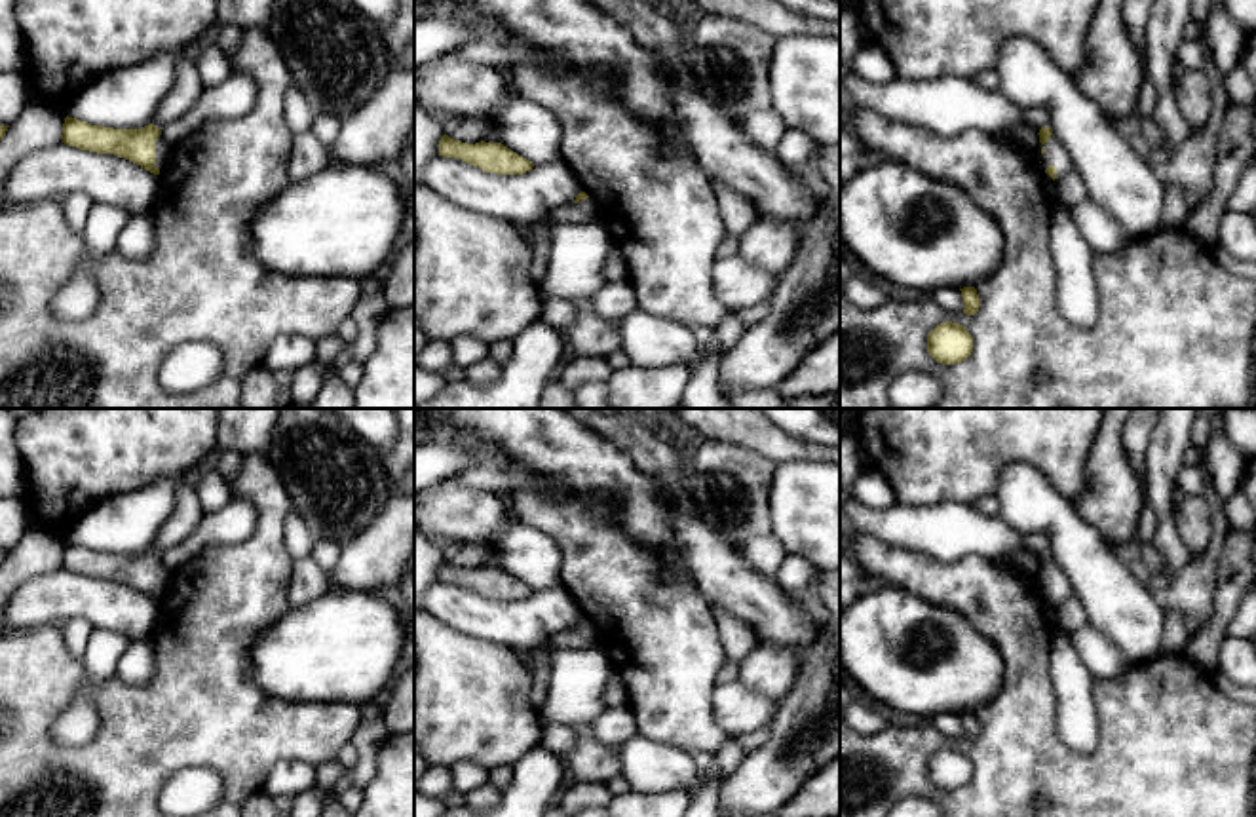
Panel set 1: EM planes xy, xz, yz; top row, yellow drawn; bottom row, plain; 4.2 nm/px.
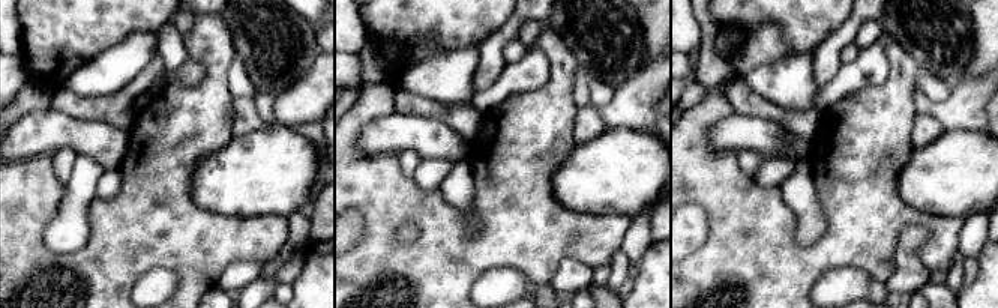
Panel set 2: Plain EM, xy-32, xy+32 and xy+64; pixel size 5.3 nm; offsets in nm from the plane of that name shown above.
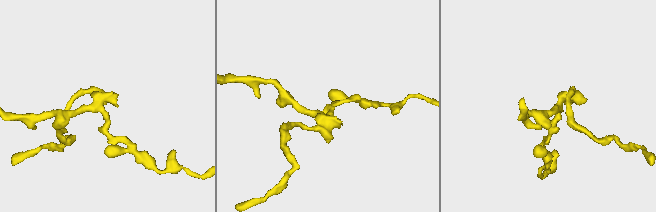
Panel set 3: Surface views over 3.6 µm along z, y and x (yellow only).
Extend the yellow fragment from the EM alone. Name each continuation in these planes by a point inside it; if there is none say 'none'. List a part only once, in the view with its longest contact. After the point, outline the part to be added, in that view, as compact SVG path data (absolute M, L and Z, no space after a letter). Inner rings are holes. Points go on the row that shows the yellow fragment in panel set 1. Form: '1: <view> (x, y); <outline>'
1: xy (162, 147); M163 135L156 141L156 167L162 171L167 167L167 162L171 158L171 144L163 139Z

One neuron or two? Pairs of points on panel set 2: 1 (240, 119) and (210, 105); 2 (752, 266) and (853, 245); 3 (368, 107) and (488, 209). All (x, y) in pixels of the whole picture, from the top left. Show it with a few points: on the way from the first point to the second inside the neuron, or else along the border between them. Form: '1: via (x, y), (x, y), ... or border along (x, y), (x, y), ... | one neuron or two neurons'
1: border along (234, 96), (233, 135) | two neurons
2: via (778, 266), (802, 266), (827, 253) | one neuron
3: via (351, 152), (402, 203), (443, 220) | one neuron

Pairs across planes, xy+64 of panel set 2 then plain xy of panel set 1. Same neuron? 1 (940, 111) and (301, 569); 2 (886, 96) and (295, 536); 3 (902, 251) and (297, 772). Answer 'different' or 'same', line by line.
1: different
2: different
3: same

